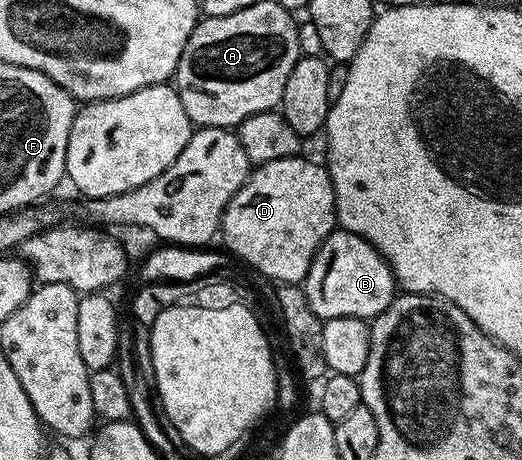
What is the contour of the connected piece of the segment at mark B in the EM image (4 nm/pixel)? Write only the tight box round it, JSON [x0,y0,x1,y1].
[303,229,398,321]

